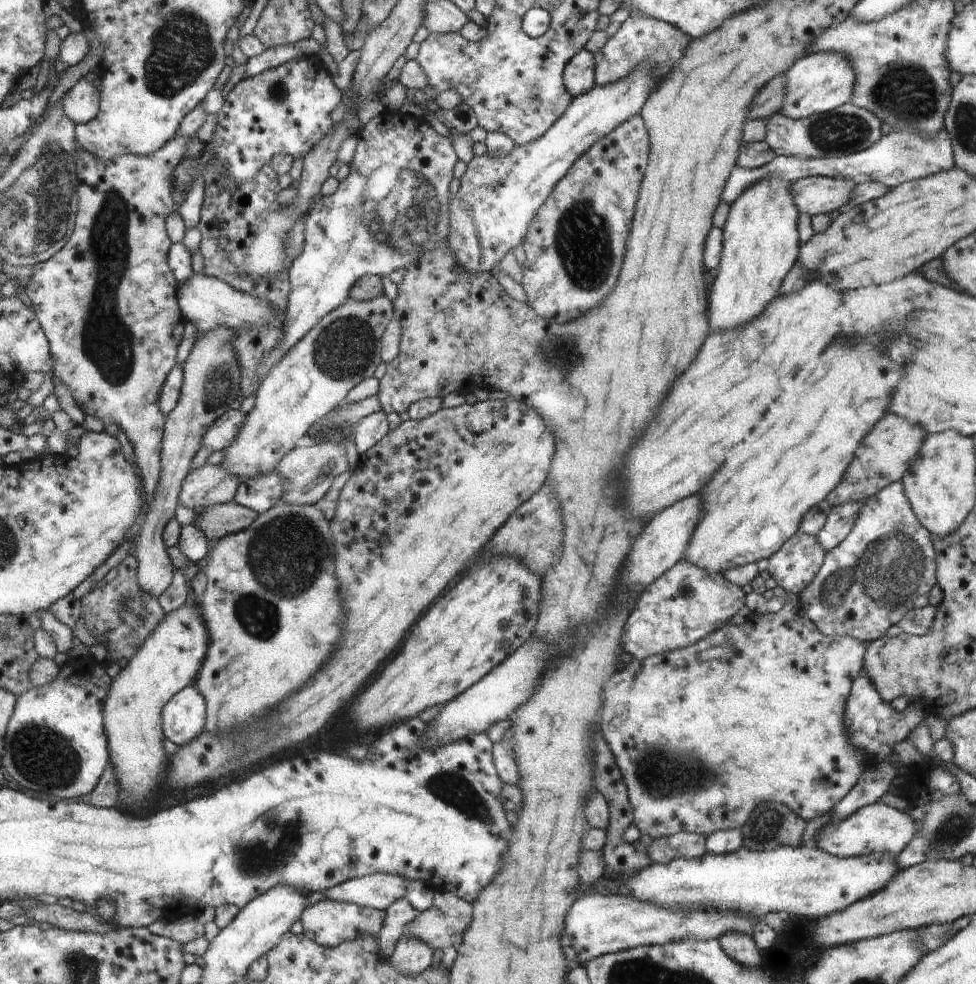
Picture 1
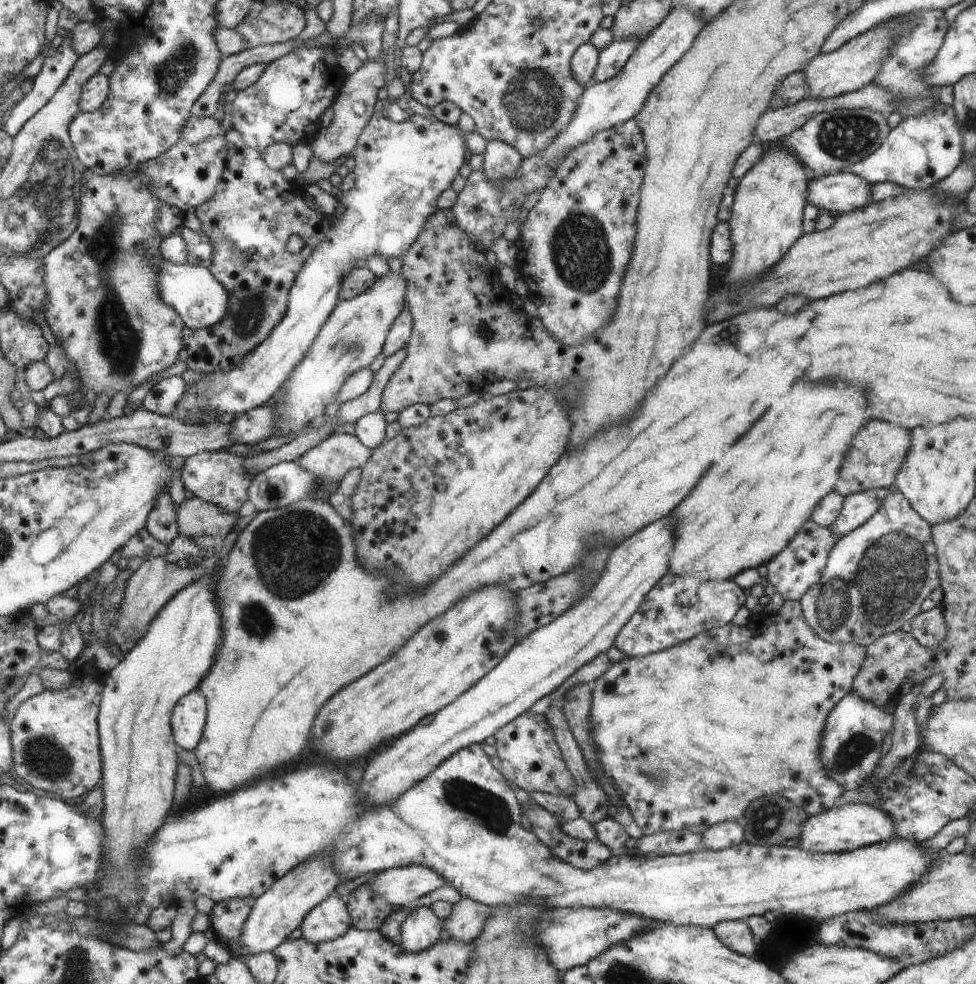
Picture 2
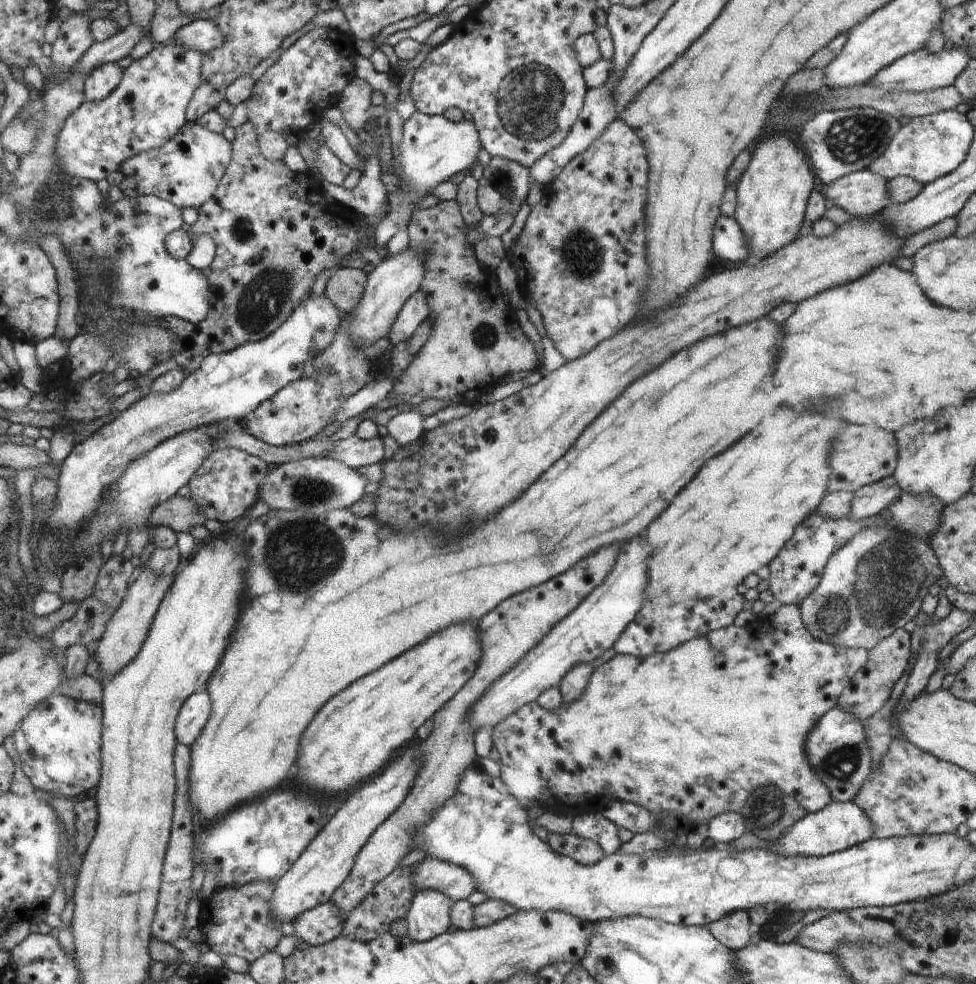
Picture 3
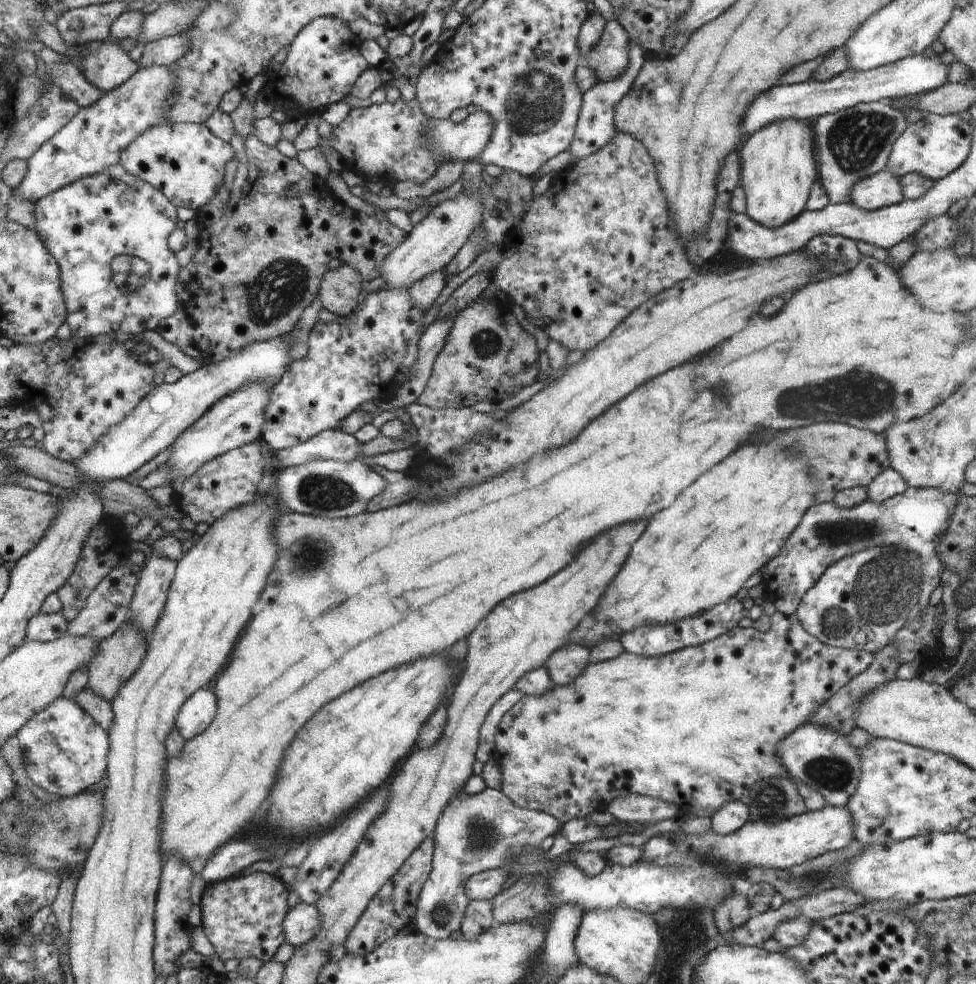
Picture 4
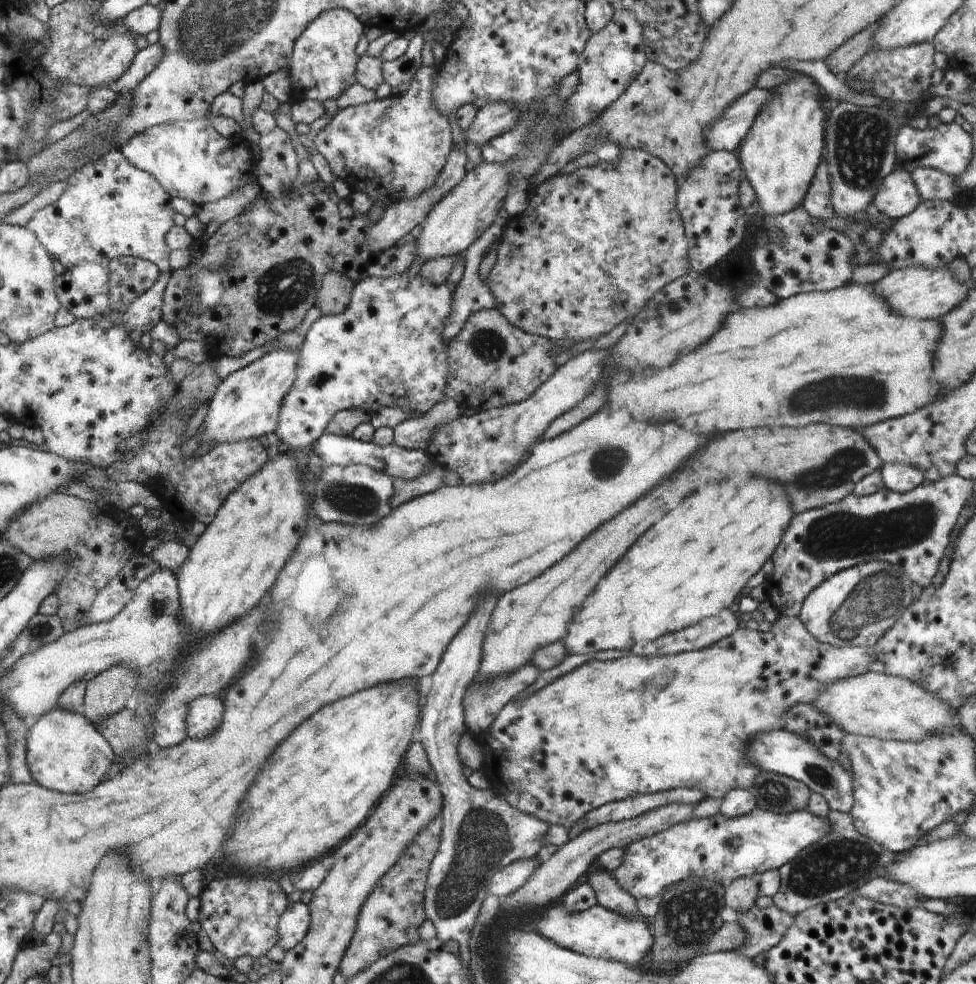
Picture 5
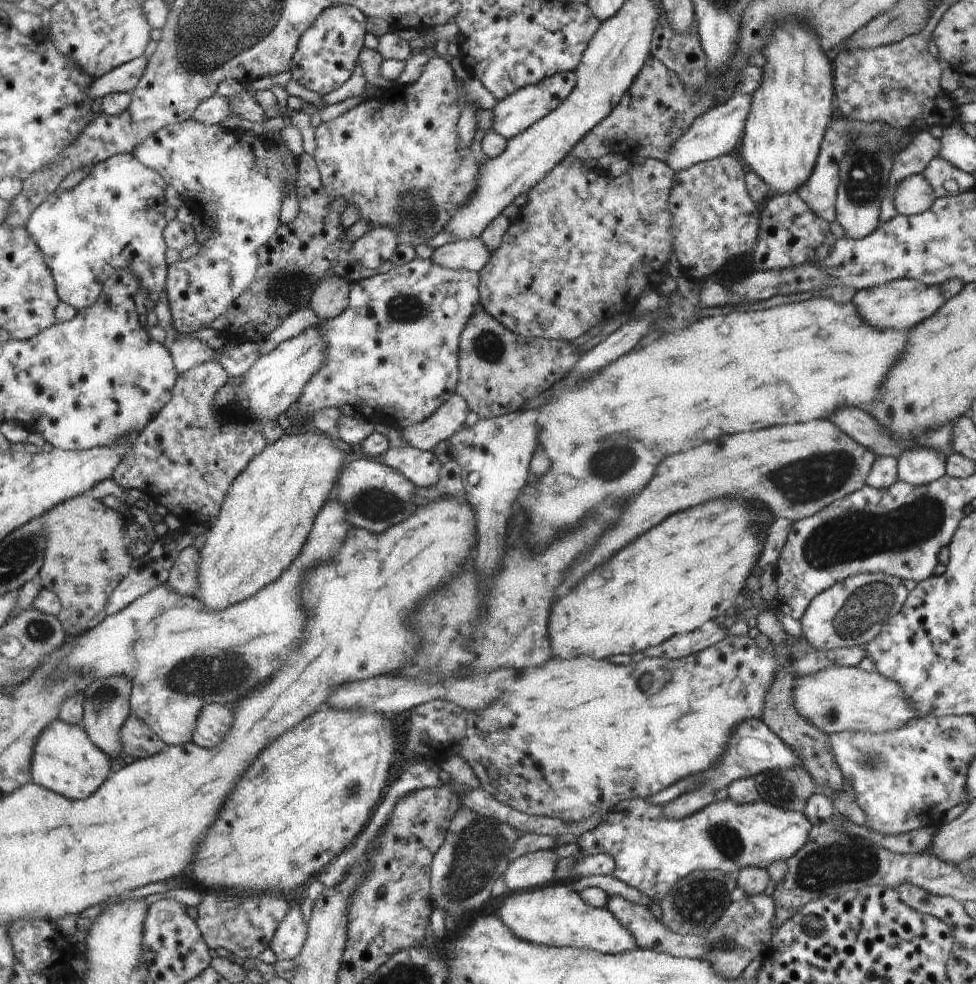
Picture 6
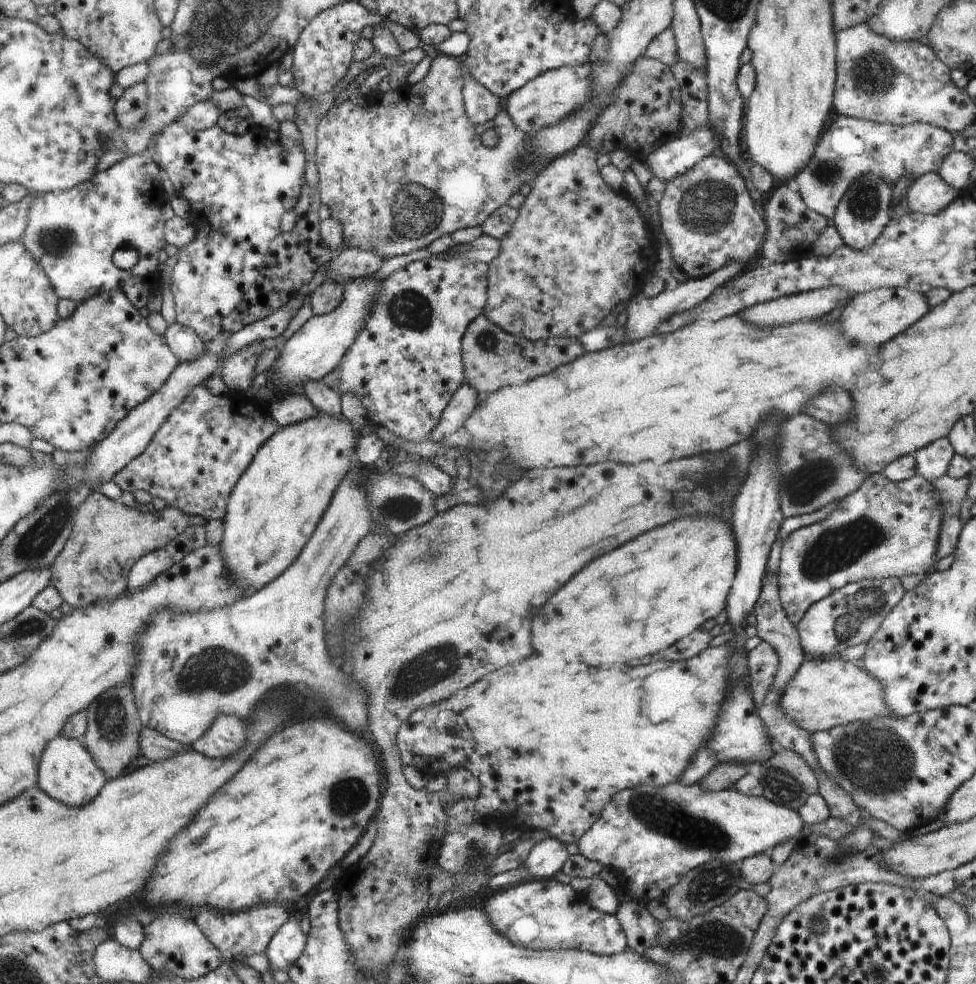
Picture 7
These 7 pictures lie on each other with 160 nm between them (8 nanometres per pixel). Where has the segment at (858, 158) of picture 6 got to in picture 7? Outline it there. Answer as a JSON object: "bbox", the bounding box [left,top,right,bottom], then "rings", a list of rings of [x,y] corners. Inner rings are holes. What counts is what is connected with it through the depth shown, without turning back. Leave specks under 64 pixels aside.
{"bbox":[833,172,892,250],"rings":[[[872,172],[862,174],[862,177],[846,190],[845,197],[837,207],[836,217],[833,219],[834,227],[837,228],[845,245],[852,250],[870,250],[890,223],[892,203],[892,186],[882,176]]]}

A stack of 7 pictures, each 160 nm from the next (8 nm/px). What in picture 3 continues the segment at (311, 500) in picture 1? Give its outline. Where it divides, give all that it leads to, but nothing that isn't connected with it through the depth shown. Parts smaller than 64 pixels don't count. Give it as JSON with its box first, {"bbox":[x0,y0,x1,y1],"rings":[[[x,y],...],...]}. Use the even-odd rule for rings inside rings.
{"bbox":[328,434,385,469],"rings":[[[355,434],[344,440],[334,442],[335,446],[328,457],[343,462],[353,469],[385,461],[382,437],[376,435],[371,439],[361,439]]]}

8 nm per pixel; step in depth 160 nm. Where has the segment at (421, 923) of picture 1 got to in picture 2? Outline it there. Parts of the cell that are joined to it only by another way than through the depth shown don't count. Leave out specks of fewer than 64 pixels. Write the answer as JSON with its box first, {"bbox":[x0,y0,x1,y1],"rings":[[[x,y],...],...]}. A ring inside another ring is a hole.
{"bbox":[444,897,492,942],"rings":[[[462,897],[452,905],[451,915],[444,921],[444,928],[453,939],[470,942],[483,933],[492,908],[471,898]]]}

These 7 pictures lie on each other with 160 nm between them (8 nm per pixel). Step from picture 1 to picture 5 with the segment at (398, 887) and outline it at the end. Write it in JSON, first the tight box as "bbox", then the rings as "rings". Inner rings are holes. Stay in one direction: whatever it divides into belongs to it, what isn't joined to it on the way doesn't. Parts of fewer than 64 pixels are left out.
{"bbox":[488,857,539,900],"rings":[[[532,857],[528,860],[518,860],[518,862],[506,866],[505,869],[497,870],[490,878],[488,892],[498,896],[500,900],[508,894],[513,894],[522,884],[528,882],[528,878],[536,872],[539,864],[536,857]]]}

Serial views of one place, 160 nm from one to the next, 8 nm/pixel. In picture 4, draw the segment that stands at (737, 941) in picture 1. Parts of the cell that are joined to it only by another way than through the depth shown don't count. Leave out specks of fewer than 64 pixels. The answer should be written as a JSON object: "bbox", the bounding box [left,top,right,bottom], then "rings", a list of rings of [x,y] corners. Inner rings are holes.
{"bbox":[712,891,750,937],"rings":[[[736,891],[720,900],[712,910],[714,926],[720,937],[734,928],[744,926],[750,919],[750,904],[744,895]]]}

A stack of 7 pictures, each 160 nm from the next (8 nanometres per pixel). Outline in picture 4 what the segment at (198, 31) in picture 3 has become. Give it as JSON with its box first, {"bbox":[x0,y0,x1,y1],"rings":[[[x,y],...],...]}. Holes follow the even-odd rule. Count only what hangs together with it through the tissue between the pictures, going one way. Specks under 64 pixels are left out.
{"bbox":[139,31,190,67],"rings":[[[189,31],[172,37],[162,38],[161,40],[147,42],[144,46],[142,57],[139,60],[139,67],[172,67],[176,60],[179,60],[188,52],[188,46],[190,46]]]}

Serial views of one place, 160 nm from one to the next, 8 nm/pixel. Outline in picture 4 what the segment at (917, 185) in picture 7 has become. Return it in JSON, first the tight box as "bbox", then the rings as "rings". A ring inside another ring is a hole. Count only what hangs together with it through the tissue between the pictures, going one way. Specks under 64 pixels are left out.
{"bbox":[850,169,905,211],"rings":[[[884,169],[868,178],[858,180],[852,186],[850,203],[858,208],[876,211],[891,205],[898,205],[905,196],[902,194],[902,185],[899,178]]]}

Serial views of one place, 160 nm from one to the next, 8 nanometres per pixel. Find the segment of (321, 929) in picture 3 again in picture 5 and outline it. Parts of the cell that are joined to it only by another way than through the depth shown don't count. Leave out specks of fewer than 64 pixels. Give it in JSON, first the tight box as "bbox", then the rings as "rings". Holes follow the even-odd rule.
{"bbox":[277,902,312,951],"rings":[[[289,902],[288,908],[280,916],[278,924],[277,945],[284,951],[294,949],[306,937],[308,924],[312,921],[312,916],[308,912],[308,906],[302,902]]]}

